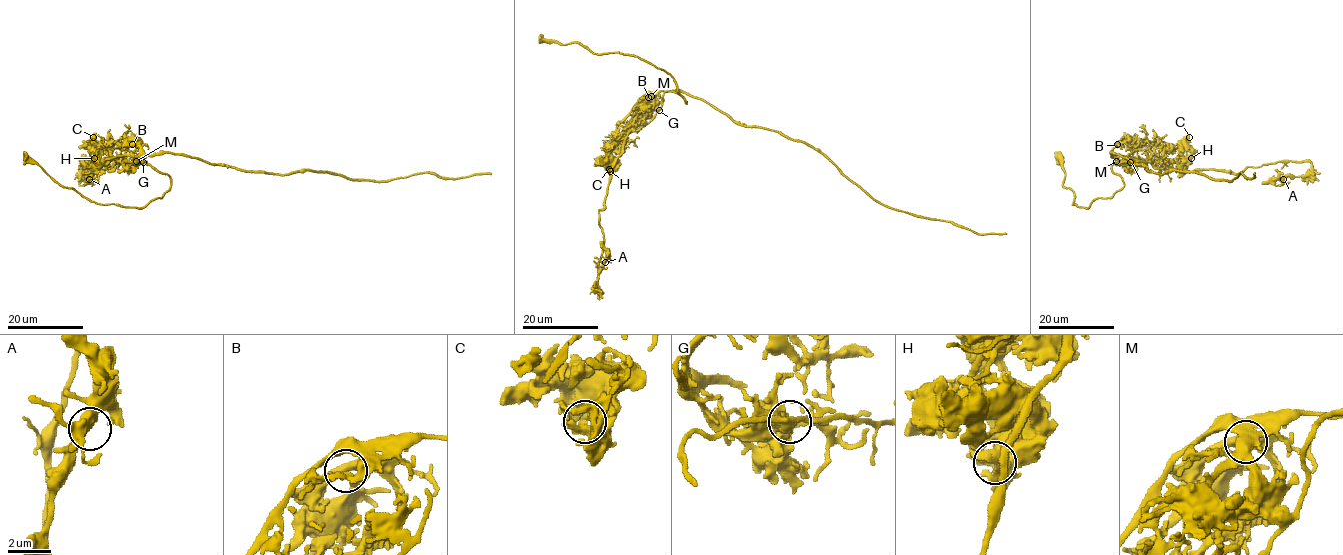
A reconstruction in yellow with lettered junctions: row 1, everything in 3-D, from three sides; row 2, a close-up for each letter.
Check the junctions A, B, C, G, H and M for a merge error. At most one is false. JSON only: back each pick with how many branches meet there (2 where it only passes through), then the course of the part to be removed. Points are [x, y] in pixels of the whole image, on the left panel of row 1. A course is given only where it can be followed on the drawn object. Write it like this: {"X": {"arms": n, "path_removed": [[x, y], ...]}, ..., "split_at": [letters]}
{"G": {"arms": 3, "path_removed": [[143, 162], [117, 162], [110, 168], [84, 173], [88, 164], [83, 161], [82, 175], [90, 180], [84, 183]]}, "split_at": ["G"]}

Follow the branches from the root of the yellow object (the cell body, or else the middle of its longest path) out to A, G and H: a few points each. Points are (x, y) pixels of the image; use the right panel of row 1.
A: (1123, 158), (1110, 153), (1121, 163), (1188, 171), (1241, 173), (1277, 162), (1310, 162), (1305, 175), (1283, 179)
G: (1123, 158), (1110, 153), (1118, 162), (1130, 162)
H: (1123, 158), (1110, 153), (1121, 163), (1136, 162), (1143, 166), (1151, 162), (1158, 168), (1178, 169), (1191, 158)

